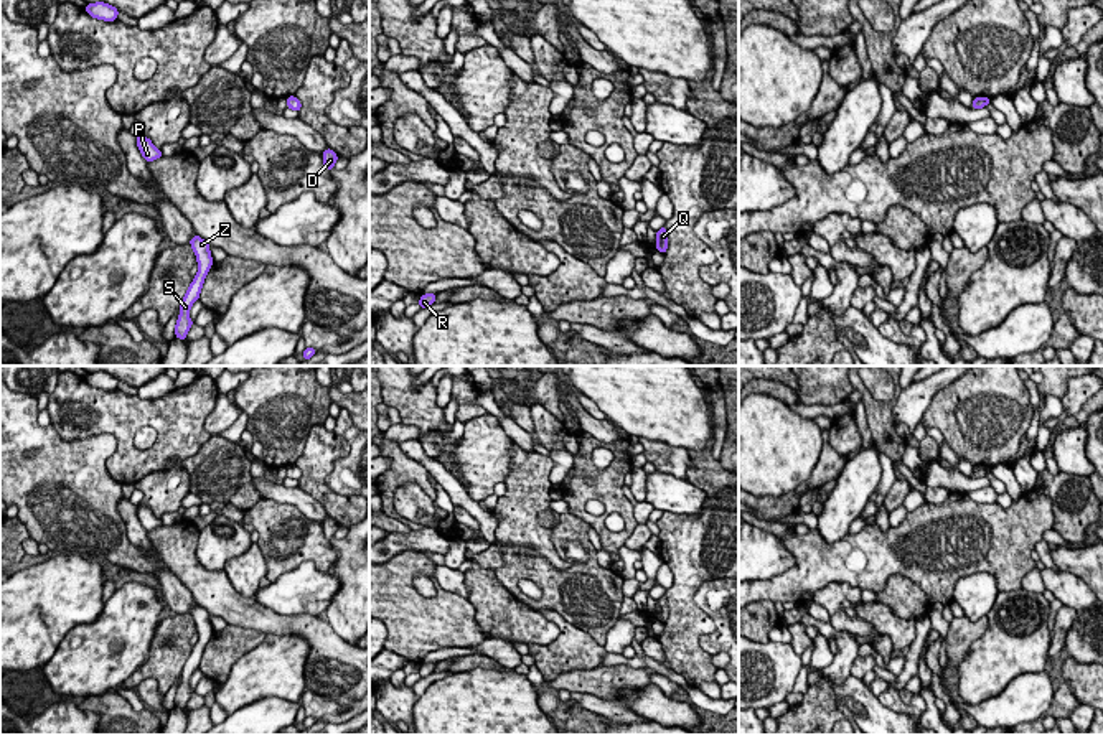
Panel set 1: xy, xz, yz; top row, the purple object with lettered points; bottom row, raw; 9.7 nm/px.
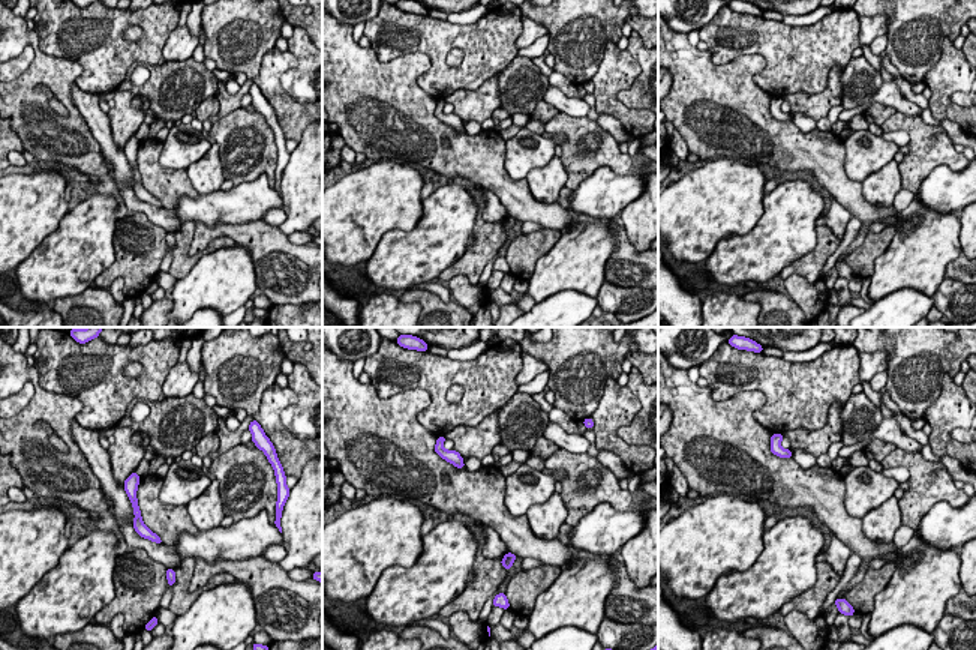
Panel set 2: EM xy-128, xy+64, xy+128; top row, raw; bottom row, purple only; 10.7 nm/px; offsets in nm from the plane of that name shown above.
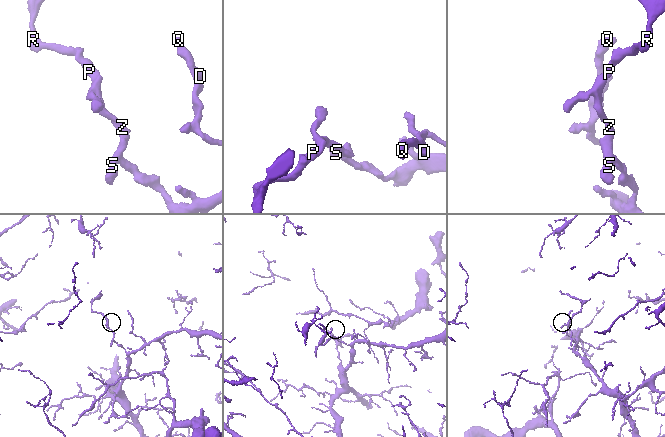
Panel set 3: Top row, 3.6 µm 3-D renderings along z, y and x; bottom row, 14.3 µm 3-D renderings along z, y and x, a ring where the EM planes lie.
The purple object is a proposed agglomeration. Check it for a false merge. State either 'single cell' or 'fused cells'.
single cell

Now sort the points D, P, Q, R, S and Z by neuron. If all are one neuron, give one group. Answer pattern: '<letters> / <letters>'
D P Q R S Z

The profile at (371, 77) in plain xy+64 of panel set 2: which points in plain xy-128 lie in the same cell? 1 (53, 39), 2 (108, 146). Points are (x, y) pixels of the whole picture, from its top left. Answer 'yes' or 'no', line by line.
1: no
2: no

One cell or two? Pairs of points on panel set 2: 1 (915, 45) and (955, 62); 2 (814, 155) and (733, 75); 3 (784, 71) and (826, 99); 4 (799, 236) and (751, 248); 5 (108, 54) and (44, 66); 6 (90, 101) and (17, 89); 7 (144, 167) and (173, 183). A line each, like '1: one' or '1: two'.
1: two
2: one
3: two
4: one
5: two
6: two
7: one

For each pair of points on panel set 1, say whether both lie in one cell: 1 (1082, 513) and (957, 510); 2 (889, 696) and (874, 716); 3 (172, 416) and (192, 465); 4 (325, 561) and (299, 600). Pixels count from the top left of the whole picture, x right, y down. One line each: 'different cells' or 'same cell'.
1: different cells
2: different cells
3: different cells
4: different cells

